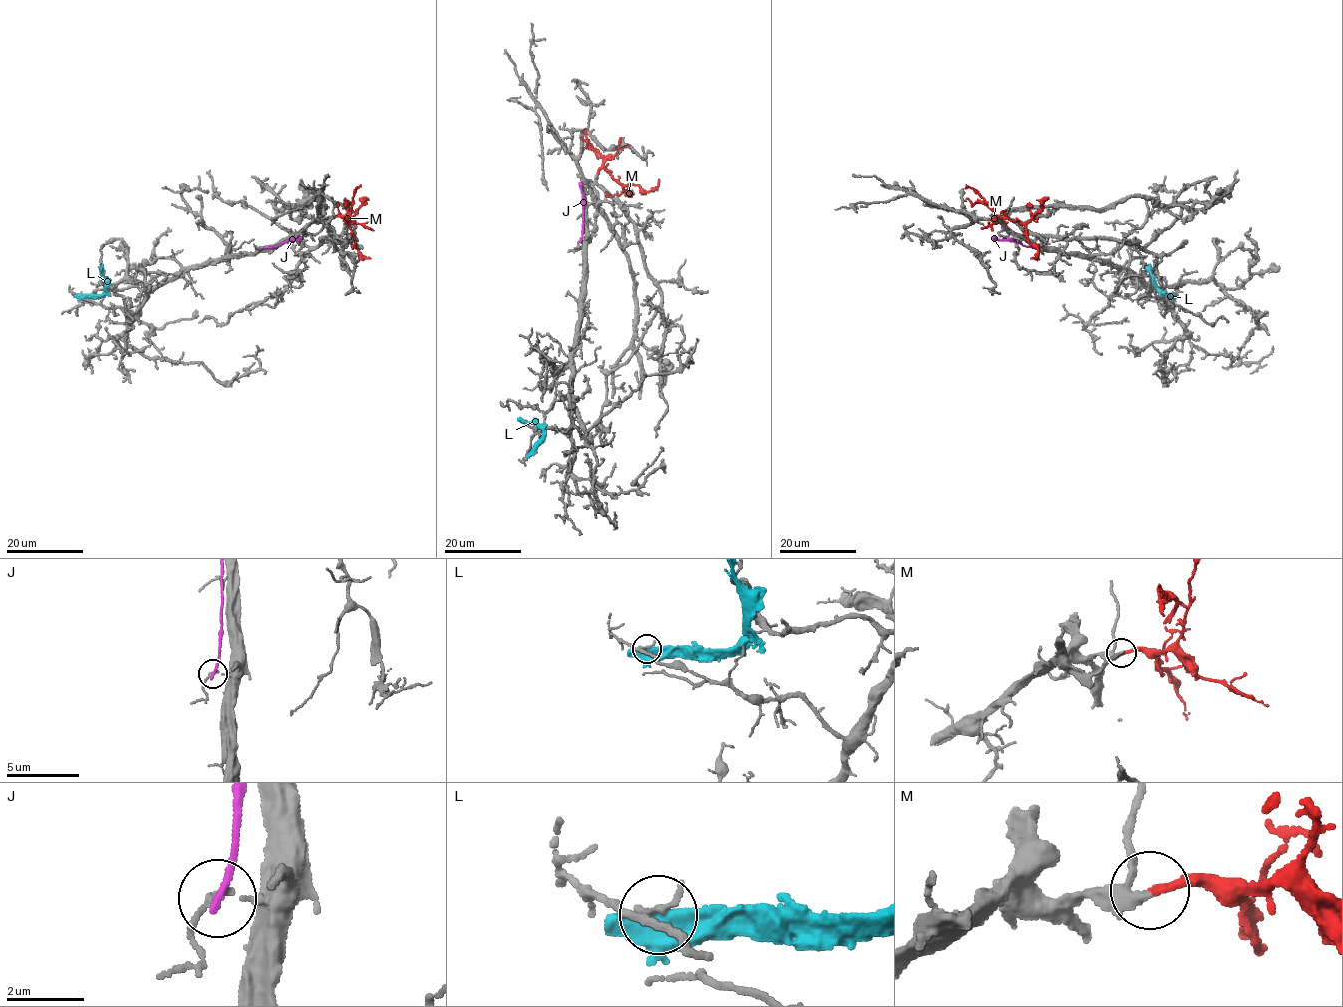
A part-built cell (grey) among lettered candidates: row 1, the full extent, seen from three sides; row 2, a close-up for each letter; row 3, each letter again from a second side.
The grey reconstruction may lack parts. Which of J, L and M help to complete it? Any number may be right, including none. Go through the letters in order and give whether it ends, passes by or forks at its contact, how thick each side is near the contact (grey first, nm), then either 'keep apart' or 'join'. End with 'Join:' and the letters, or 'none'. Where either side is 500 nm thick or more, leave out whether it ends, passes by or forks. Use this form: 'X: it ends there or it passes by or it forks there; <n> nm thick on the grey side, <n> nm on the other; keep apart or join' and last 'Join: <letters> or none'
J: it ends there; 120 nm thick on the grey side, 200 nm on the other; keep apart
L: it forks there; 130 nm thick on the grey side, 380 nm on the other; keep apart
M: it ends there; 220 nm thick on the grey side, 260 nm on the other; join
Join: M

